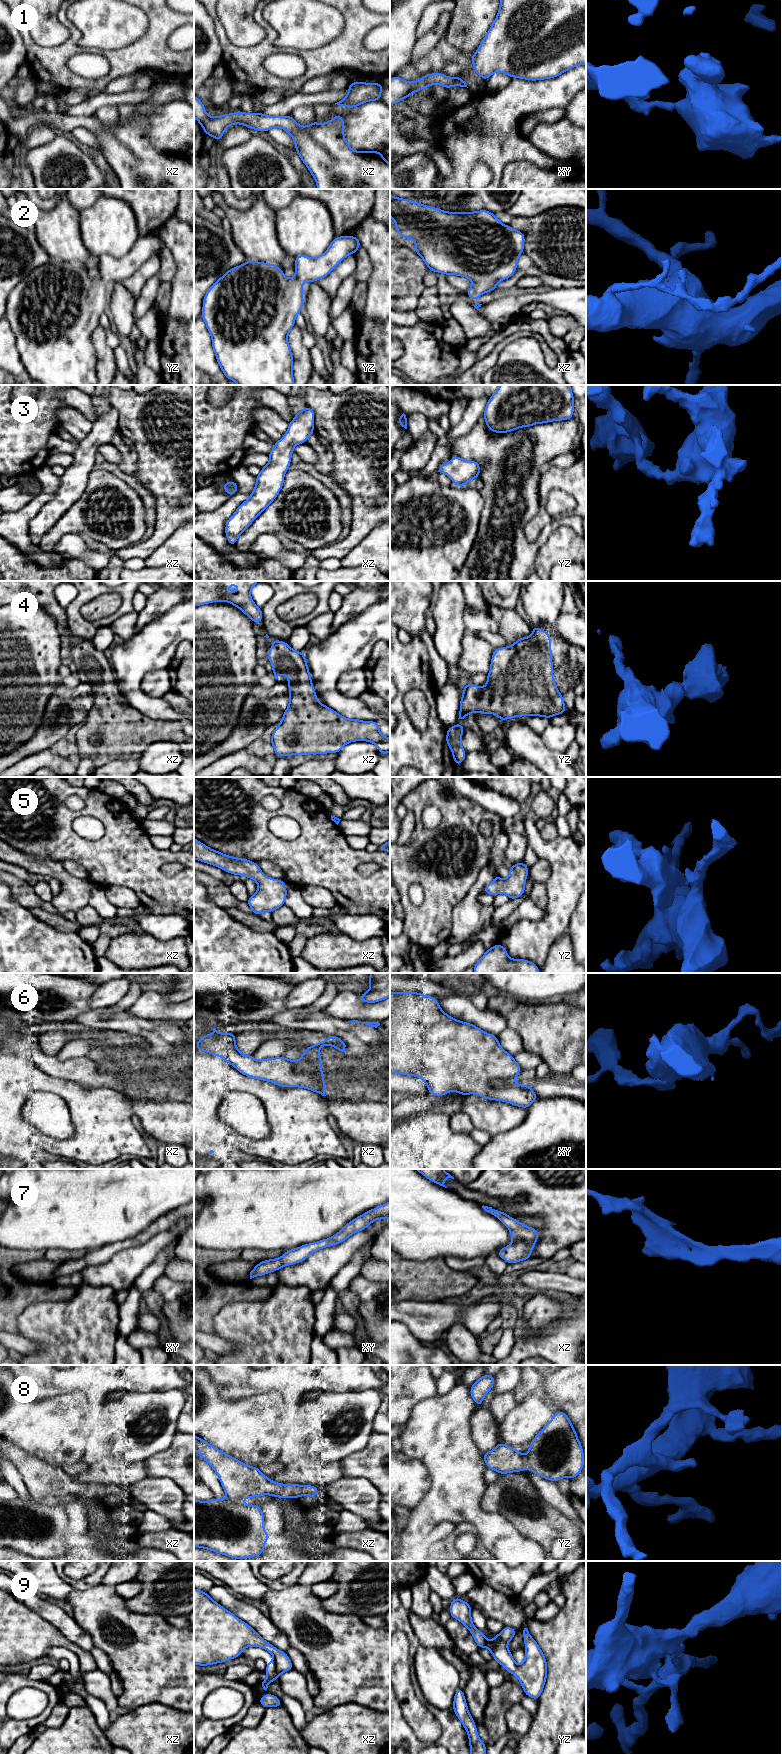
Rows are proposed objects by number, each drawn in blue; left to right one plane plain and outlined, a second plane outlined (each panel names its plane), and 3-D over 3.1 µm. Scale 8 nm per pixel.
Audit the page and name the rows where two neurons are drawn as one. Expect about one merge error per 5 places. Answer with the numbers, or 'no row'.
9

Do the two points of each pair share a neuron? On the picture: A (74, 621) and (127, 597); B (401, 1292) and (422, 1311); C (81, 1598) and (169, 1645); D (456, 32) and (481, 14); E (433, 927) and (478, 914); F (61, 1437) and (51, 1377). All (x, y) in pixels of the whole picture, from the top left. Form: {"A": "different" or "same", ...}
{"A": "same", "B": "different", "C": "same", "D": "same", "E": "different", "F": "different"}

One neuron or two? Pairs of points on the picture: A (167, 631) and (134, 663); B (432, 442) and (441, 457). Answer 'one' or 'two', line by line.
A: one
B: two

